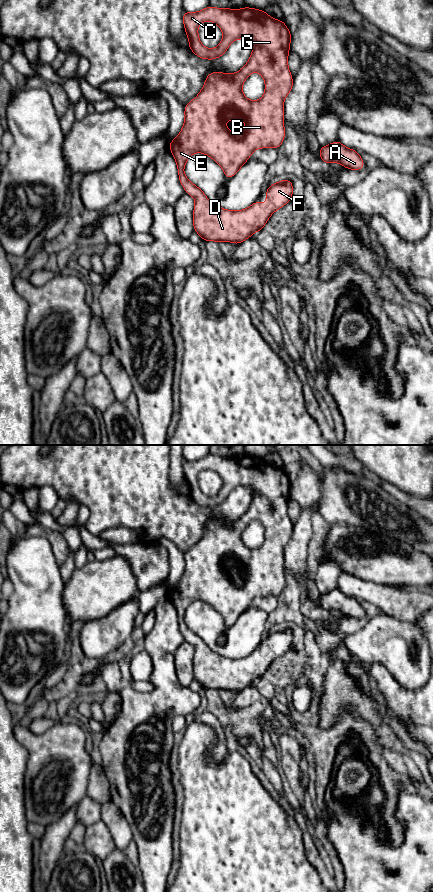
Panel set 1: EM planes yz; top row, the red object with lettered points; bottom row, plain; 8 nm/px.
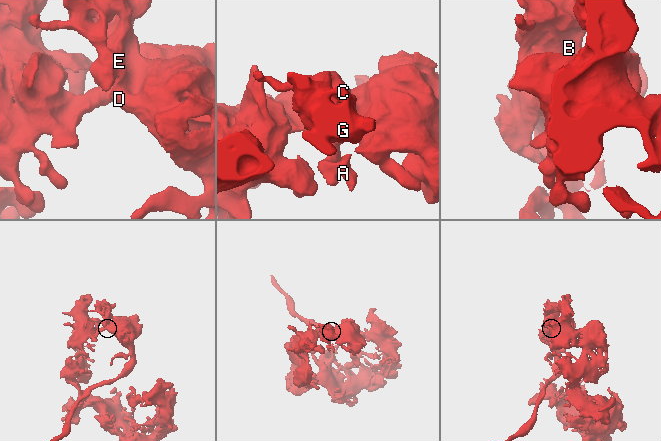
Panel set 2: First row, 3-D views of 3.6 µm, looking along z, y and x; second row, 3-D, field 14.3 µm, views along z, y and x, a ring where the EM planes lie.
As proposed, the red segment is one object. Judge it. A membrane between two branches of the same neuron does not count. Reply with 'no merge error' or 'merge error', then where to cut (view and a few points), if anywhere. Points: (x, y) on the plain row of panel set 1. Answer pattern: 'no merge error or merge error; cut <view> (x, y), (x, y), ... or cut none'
no merge error; cut none

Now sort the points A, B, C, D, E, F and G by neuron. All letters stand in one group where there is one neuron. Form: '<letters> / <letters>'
A B C D E F G

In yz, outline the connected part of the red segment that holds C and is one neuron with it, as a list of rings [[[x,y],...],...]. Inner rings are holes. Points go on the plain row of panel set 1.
[[[207,454],[199,460],[183,458],[183,472],[189,487],[188,495],[200,507],[213,508],[220,506],[236,487],[249,487],[253,490],[252,501],[245,514],[233,522],[210,520],[199,542],[184,555],[185,568],[179,583],[169,590],[169,597],[176,608],[180,632],[185,641],[195,647],[193,658],[193,675],[204,689],[232,690],[237,693],[251,686],[256,679],[262,679],[270,664],[285,654],[293,644],[293,630],[283,627],[266,638],[268,650],[262,653],[259,647],[244,658],[232,659],[213,652],[186,625],[185,611],[191,603],[200,600],[211,605],[224,619],[226,627],[231,627],[250,607],[251,602],[260,596],[279,597],[285,586],[284,547],[293,536],[293,526],[288,516],[288,502],[292,481],[284,469],[270,465],[265,458],[243,455],[233,458]],[[202,470],[216,471],[222,478],[223,486],[213,497],[206,496],[200,490],[198,474]],[[252,520],[258,520],[265,529],[265,540],[261,547],[251,549],[245,545],[242,533]],[[225,568],[244,568],[246,576],[231,580],[224,572]]]

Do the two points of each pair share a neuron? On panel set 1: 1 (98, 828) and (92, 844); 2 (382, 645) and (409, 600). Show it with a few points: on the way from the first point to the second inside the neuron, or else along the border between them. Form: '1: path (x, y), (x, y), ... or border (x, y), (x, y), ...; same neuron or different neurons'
1: path (98, 832), (96, 840); same neuron
2: border (383, 612), (401, 620), (412, 621); different neurons

